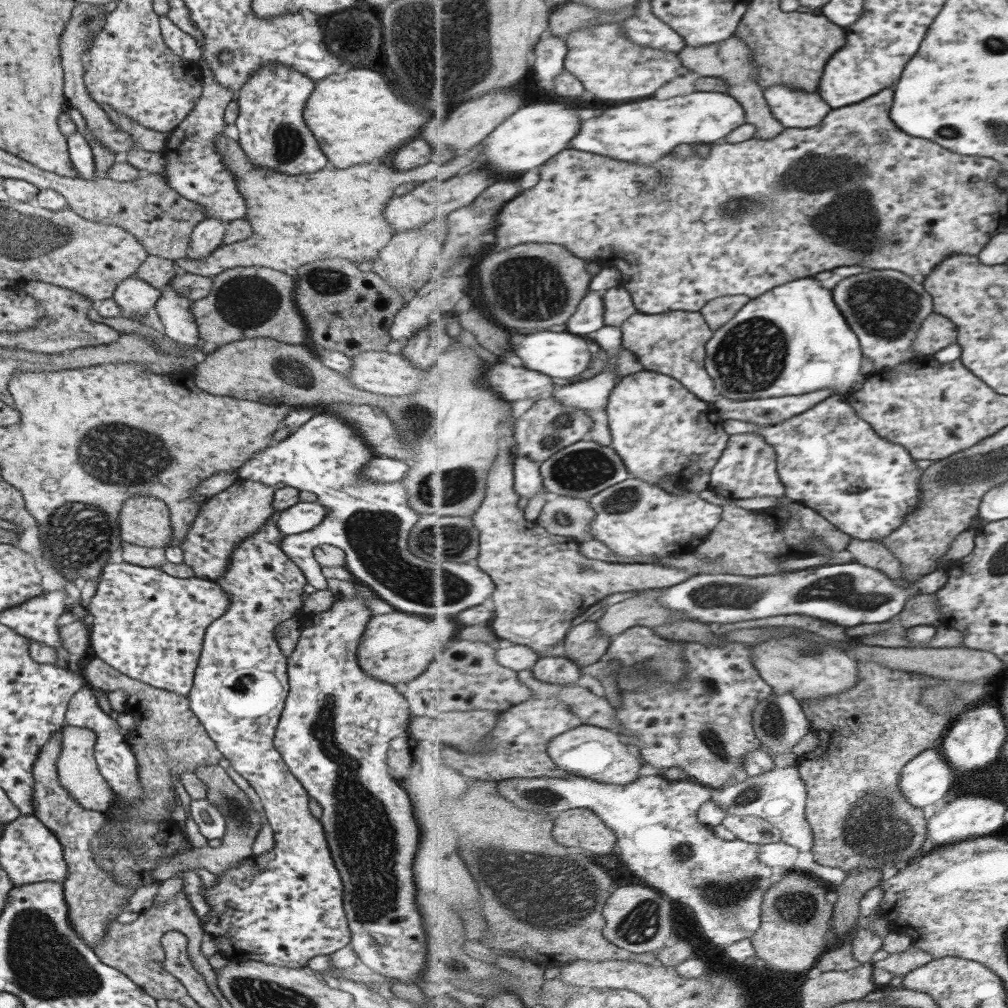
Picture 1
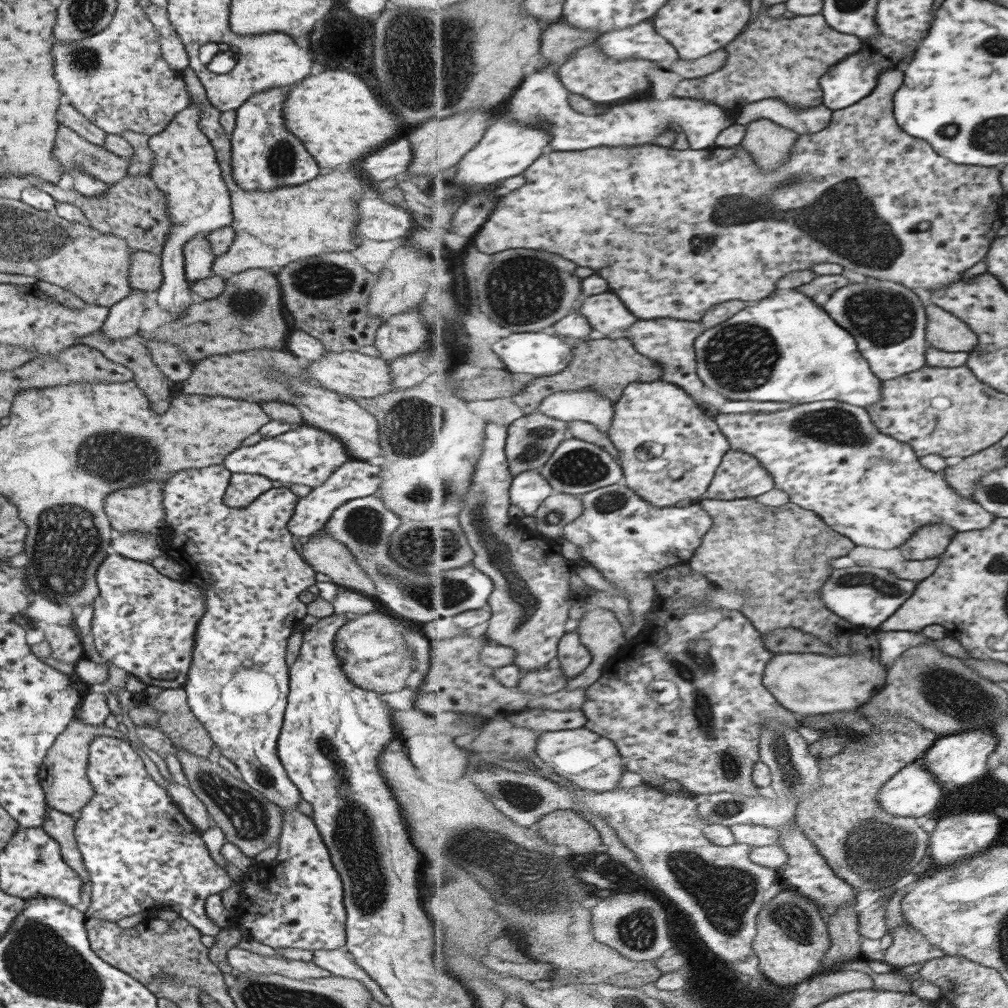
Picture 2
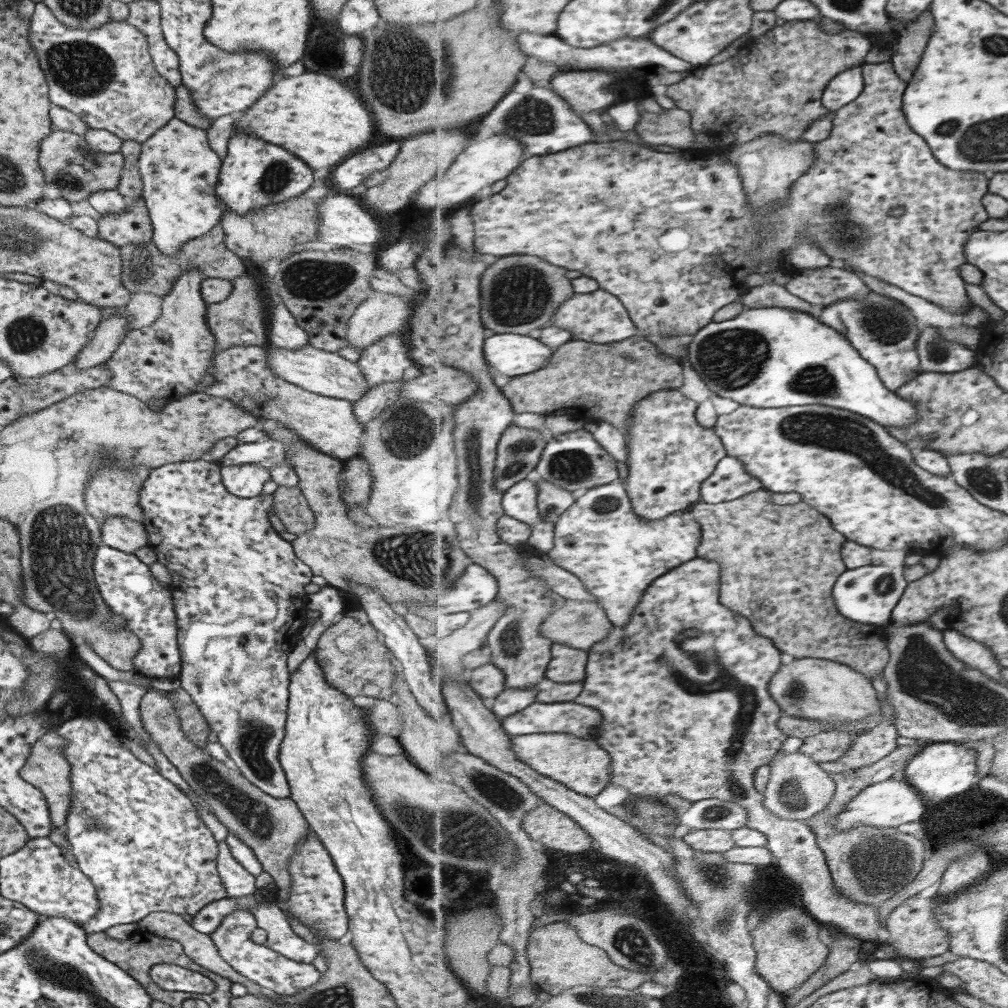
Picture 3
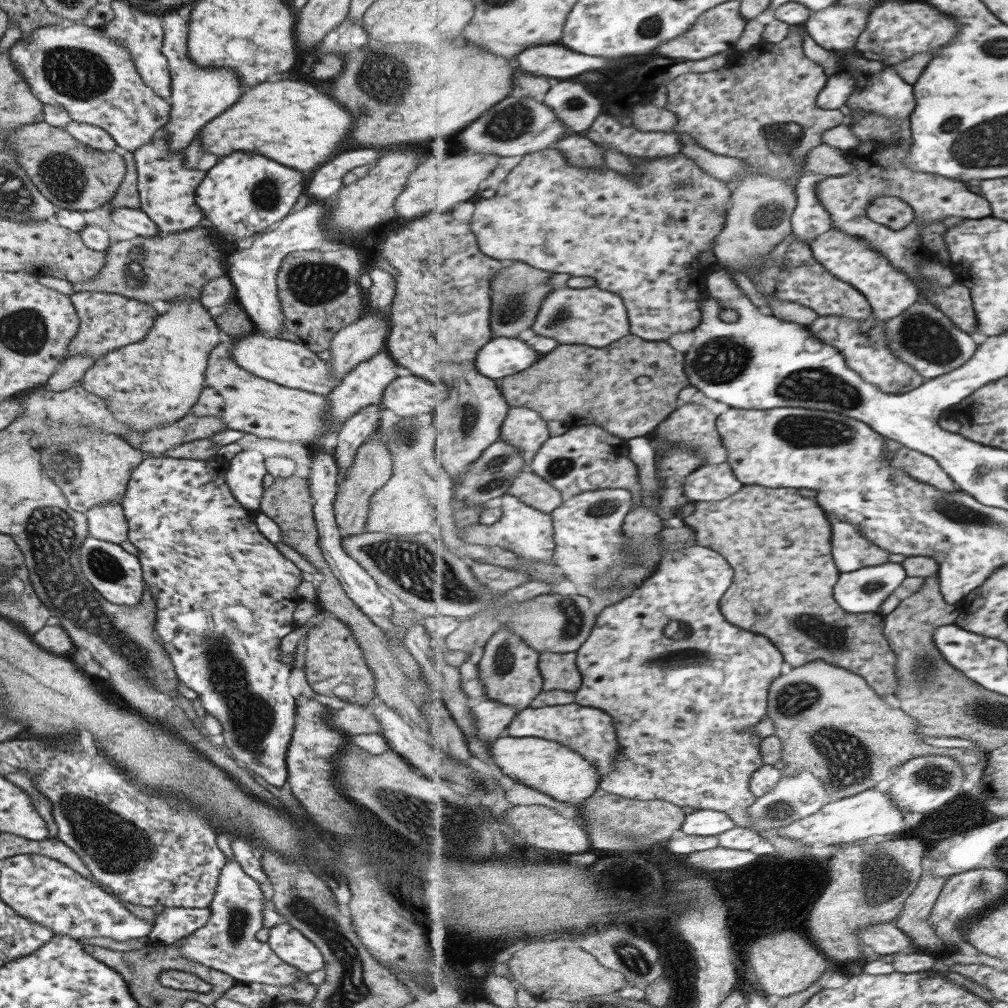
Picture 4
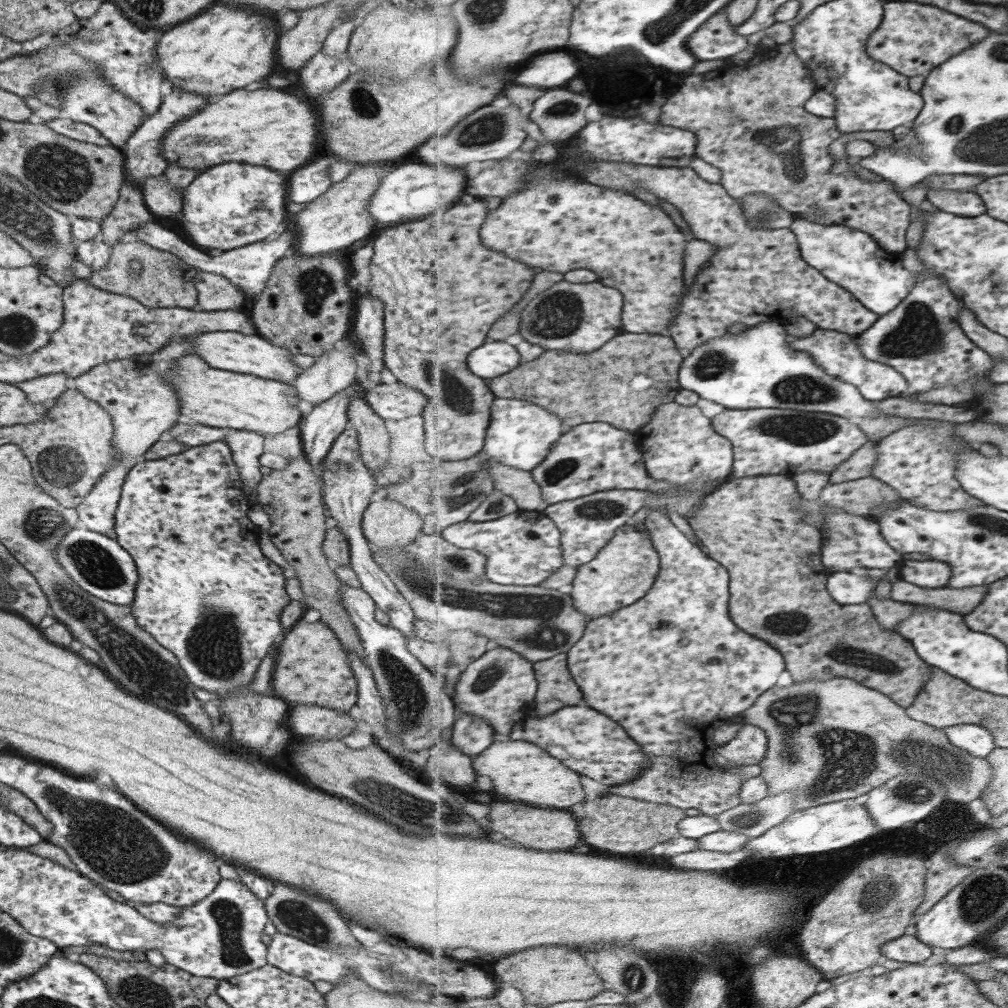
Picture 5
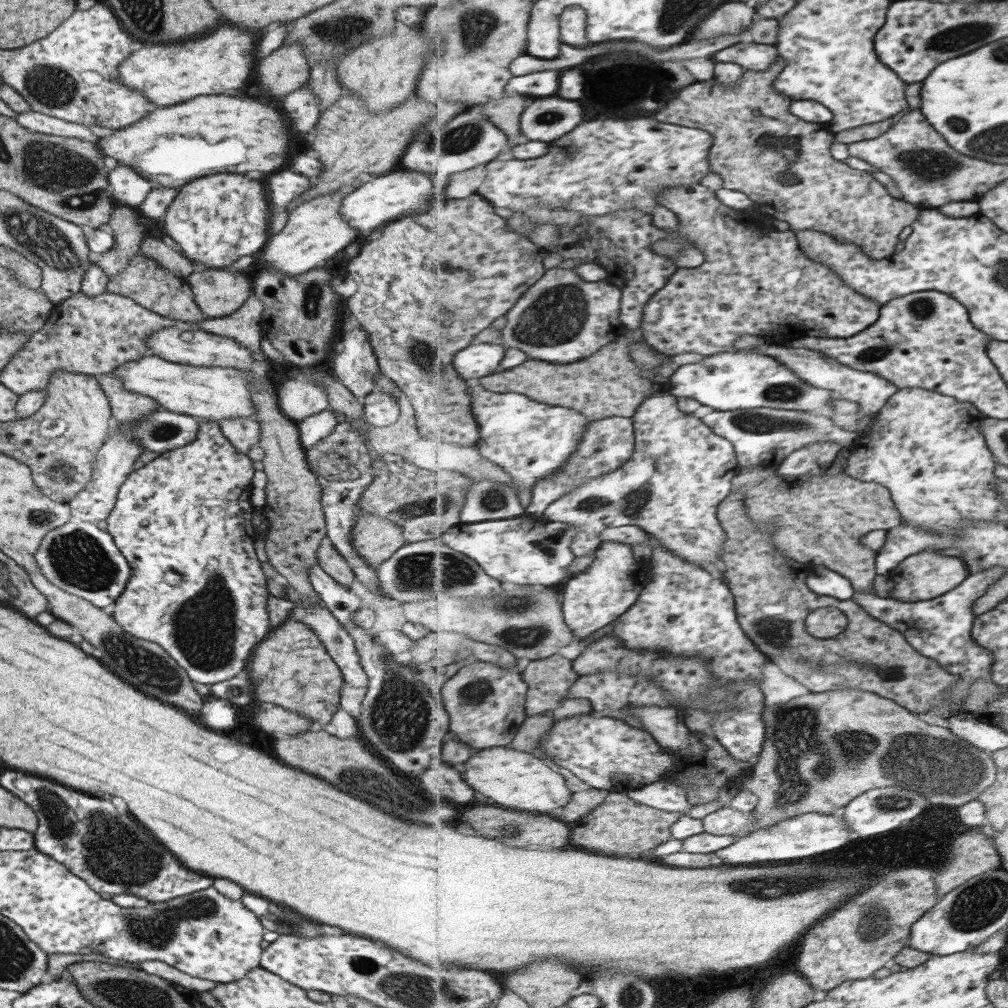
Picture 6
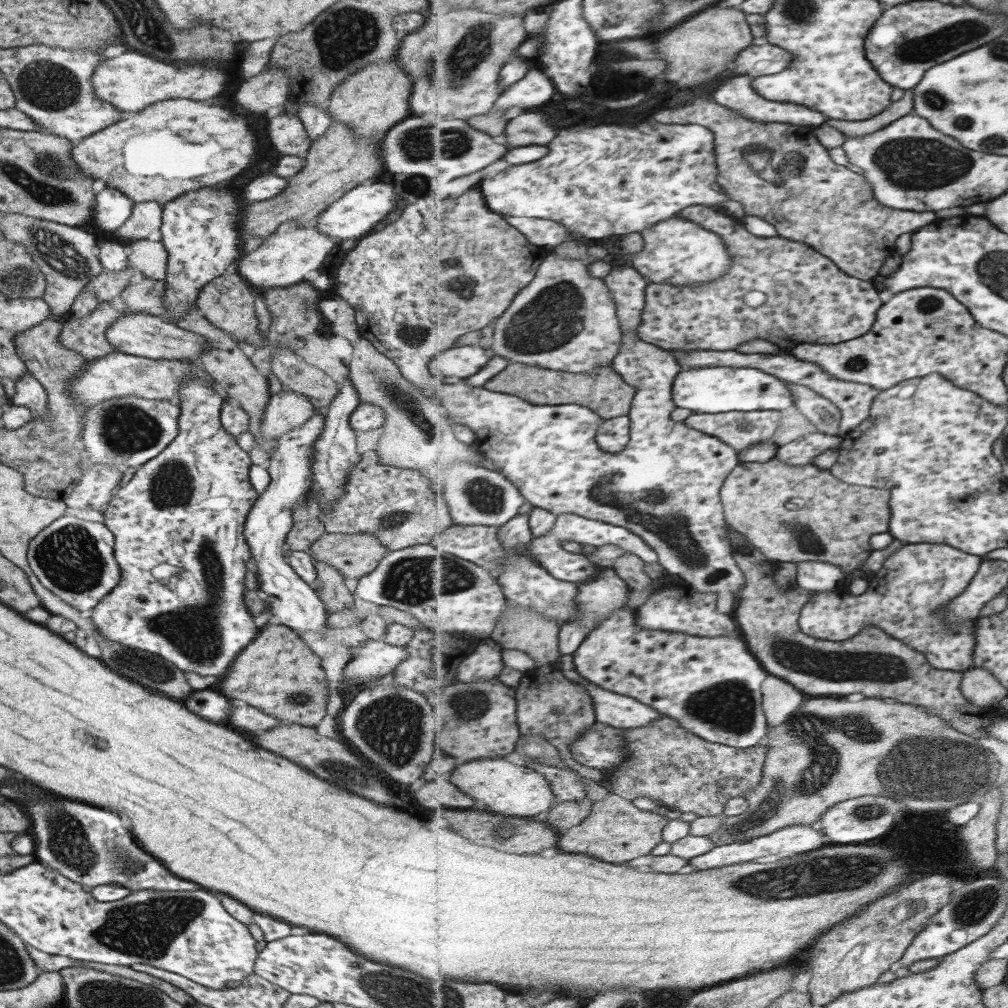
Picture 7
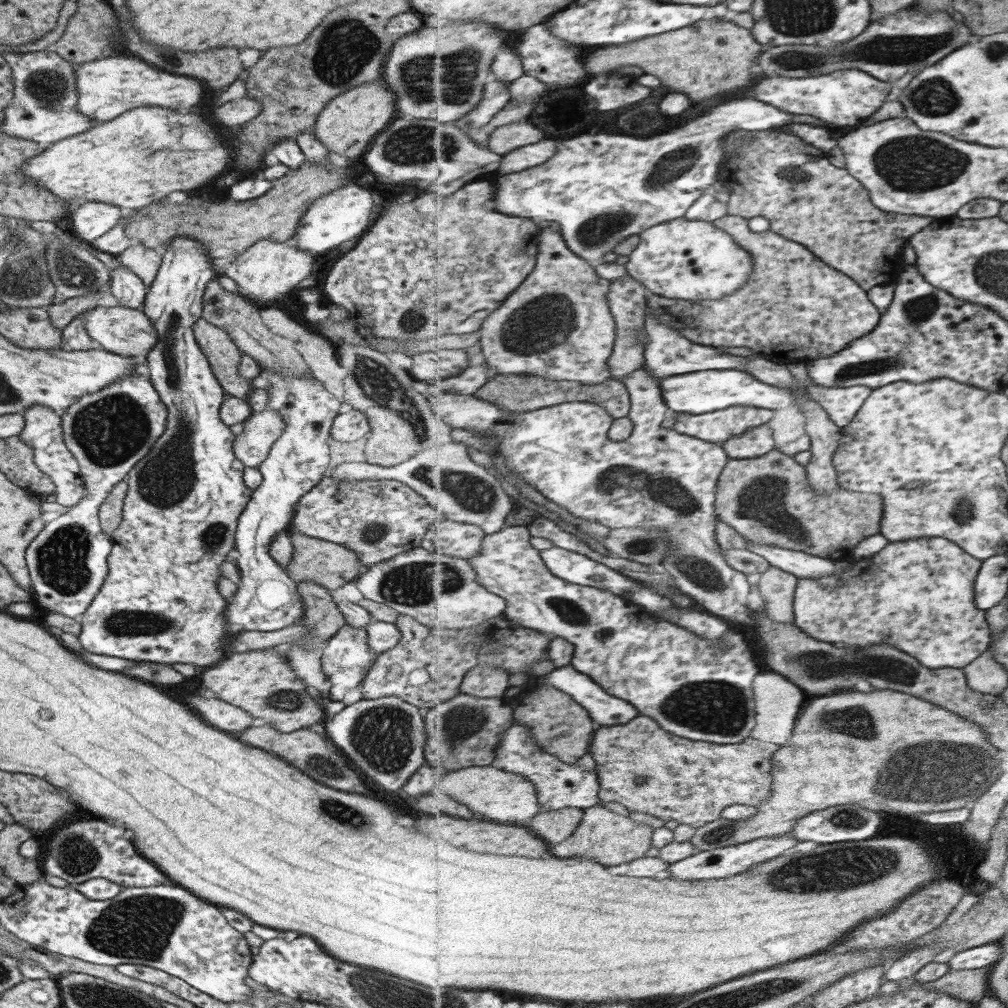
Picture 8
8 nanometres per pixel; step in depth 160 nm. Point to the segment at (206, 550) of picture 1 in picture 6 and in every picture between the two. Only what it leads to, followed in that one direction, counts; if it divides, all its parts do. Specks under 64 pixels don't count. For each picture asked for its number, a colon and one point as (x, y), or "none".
2: (242, 489)
3: (245, 481)
4: (244, 473)
5: (245, 446)
6: (242, 433)

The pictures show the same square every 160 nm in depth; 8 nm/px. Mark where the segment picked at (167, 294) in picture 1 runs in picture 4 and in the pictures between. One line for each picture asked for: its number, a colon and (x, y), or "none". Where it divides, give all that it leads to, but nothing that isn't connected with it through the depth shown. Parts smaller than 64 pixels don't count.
2: (184, 167)
3: (178, 169)
4: (165, 187)

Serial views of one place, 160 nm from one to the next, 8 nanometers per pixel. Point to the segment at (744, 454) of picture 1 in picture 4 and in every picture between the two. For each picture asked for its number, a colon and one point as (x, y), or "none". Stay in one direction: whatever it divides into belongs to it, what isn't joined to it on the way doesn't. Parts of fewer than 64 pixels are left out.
2: (740, 476)
3: (730, 481)
4: (714, 482)

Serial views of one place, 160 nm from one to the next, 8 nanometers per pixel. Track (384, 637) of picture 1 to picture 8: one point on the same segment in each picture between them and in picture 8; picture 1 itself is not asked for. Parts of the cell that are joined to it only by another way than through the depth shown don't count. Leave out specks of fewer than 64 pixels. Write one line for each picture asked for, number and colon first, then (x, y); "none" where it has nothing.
2: (371, 649)
3: (354, 660)
4: (333, 666)
5: (310, 668)
6: (290, 667)
7: (276, 672)
8: (258, 681)

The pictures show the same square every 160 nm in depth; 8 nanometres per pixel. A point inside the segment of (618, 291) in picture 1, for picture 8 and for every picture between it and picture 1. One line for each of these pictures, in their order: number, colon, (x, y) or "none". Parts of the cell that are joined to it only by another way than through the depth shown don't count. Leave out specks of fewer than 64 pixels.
2: (607, 313)
3: (600, 317)
4: (592, 316)
5: (582, 317)
6: (562, 318)
7: (566, 319)
8: (558, 324)

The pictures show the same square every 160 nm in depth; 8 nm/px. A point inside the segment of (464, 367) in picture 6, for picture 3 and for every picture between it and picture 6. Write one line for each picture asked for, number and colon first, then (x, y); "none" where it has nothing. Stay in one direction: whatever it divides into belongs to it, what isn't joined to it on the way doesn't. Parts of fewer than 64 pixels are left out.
3: (512, 354)
4: (503, 356)
5: (495, 358)

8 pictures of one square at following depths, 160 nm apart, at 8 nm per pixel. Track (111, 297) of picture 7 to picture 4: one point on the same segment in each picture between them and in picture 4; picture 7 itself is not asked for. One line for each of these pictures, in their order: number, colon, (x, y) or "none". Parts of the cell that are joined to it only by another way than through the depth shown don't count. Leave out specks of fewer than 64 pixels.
4: (126, 196)
5: (128, 213)
6: (125, 225)

